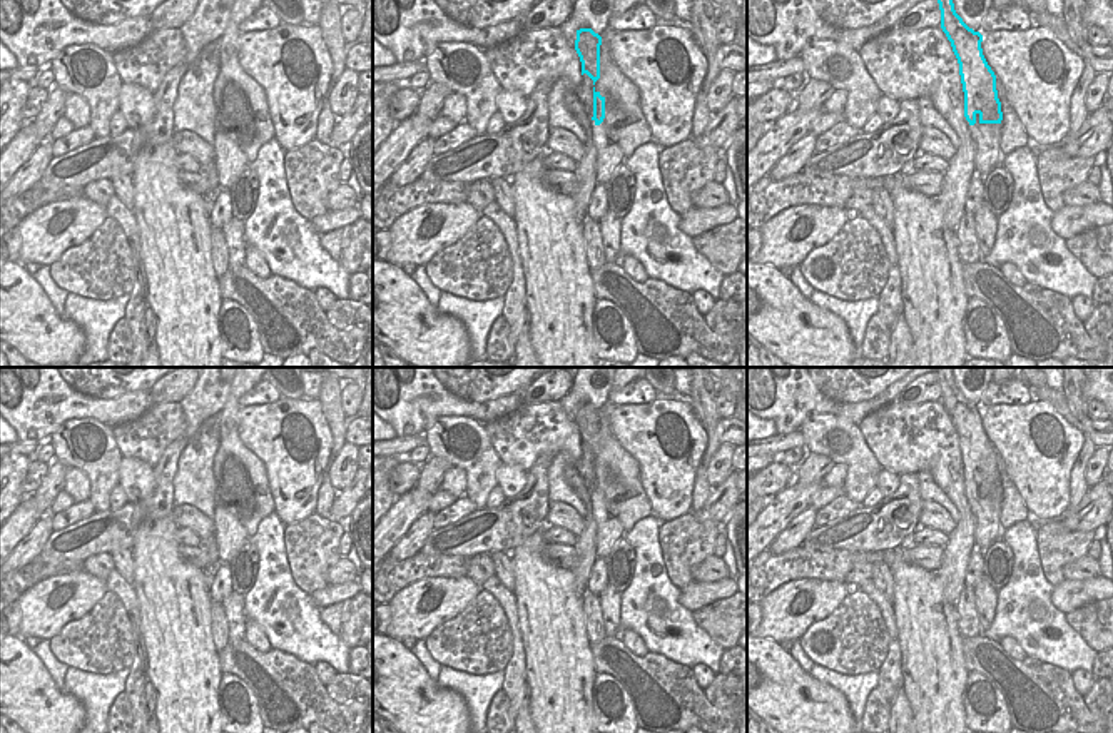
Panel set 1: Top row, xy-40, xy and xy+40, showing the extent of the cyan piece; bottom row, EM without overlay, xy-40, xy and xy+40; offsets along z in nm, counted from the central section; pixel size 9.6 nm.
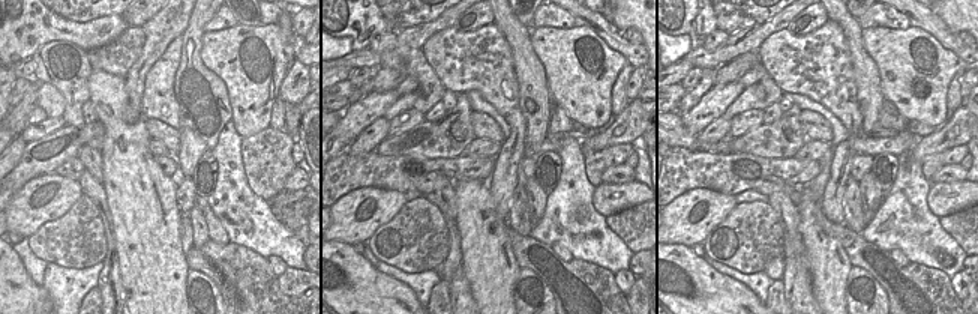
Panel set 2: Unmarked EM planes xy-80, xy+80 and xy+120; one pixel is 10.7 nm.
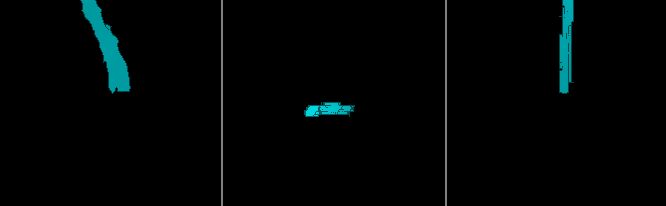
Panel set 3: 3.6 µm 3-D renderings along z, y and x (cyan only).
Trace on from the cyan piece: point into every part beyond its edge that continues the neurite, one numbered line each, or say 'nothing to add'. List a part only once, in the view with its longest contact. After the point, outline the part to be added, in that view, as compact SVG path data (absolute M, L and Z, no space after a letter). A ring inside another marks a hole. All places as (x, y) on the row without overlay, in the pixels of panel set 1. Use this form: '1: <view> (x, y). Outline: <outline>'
1: xy+40 (986, 511). Outline: M976 488L976 498L971 499L966 494L966 499L976 518L974 549L984 551L993 541L1001 538L999 514L1003 494L999 498L981 498L979 488Z

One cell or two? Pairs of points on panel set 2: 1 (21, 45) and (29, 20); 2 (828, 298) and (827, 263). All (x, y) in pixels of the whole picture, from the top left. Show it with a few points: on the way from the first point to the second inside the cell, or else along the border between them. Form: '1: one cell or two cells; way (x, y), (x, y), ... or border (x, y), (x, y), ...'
1: one cell; way (23, 39), (24, 26)
2: one cell; way (828, 289), (828, 272)

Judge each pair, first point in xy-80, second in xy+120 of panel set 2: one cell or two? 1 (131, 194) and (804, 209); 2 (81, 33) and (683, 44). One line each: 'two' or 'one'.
1: one
2: two

